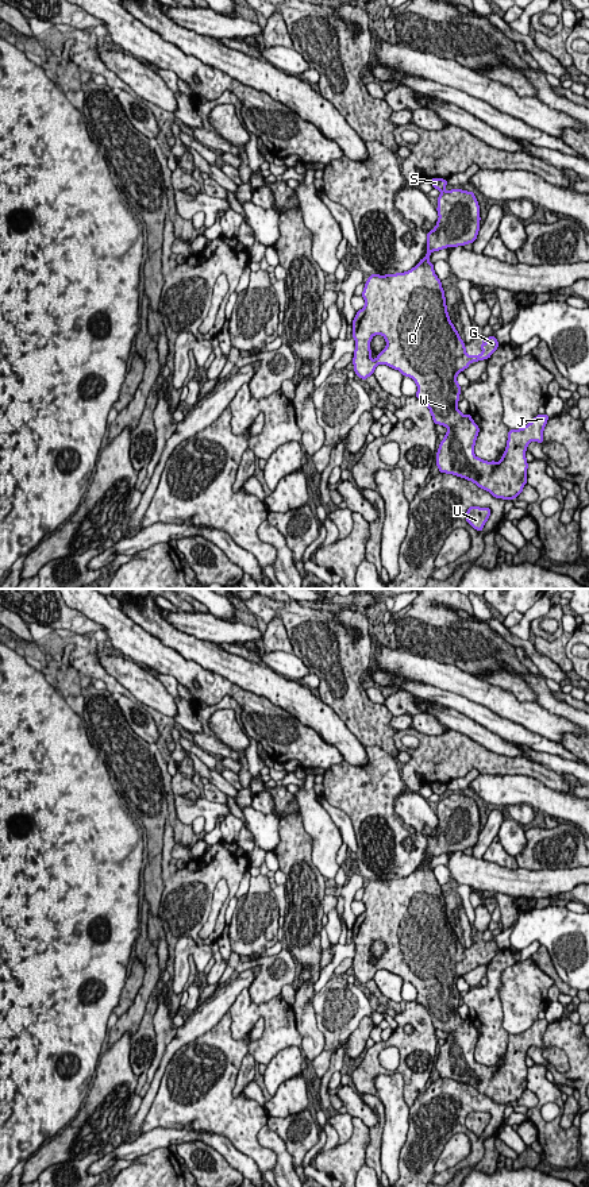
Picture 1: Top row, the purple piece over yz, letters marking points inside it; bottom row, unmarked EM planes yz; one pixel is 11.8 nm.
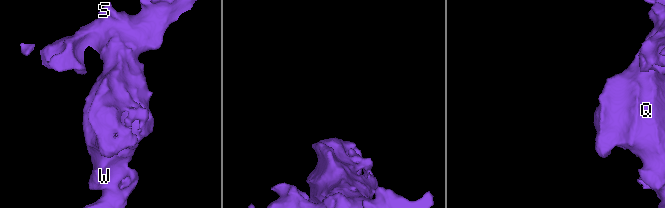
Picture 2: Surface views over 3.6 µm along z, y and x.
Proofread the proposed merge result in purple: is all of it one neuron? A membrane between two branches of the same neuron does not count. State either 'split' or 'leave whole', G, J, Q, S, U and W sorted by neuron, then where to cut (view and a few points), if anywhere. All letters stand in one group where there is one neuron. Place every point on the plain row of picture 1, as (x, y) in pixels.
leave whole; G J Q S U W; no cut

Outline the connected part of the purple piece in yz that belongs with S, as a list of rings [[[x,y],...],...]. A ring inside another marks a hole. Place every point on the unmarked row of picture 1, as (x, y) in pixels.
[[[432,783],[431,789],[440,797],[440,801],[436,813],[438,828],[432,836],[427,837],[427,860],[409,876],[386,880],[372,879],[366,886],[362,897],[365,912],[357,917],[351,929],[355,944],[354,976],[359,983],[366,984],[374,978],[377,970],[388,970],[401,976],[403,980],[411,982],[417,990],[416,1002],[428,1011],[434,1028],[449,1033],[436,1059],[439,1076],[469,1084],[496,1103],[513,1105],[527,1088],[527,1051],[532,1045],[543,1047],[543,1034],[548,1021],[538,1020],[526,1032],[509,1034],[507,1053],[500,1067],[486,1067],[474,1060],[480,1033],[469,1018],[462,1020],[457,1013],[461,998],[457,980],[471,967],[490,963],[500,948],[490,940],[485,947],[482,945],[480,960],[466,959],[465,948],[449,922],[442,886],[434,876],[430,859],[446,852],[473,848],[480,835],[480,810],[474,797],[462,794],[446,797],[447,785]],[[374,940],[382,940],[386,952],[377,959],[376,964],[372,964],[370,945]]]

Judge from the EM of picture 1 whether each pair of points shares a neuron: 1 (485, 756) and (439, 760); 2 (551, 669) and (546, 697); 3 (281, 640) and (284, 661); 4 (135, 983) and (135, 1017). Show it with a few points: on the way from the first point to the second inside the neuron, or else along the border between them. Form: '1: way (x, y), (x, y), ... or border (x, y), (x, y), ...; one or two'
1: way (474, 756), (450, 756); one
2: border (541, 673), (546, 678); two
3: border (264, 650), (292, 654); two
4: border (143, 967), (143, 982), (133, 1005), (118, 1017); two

